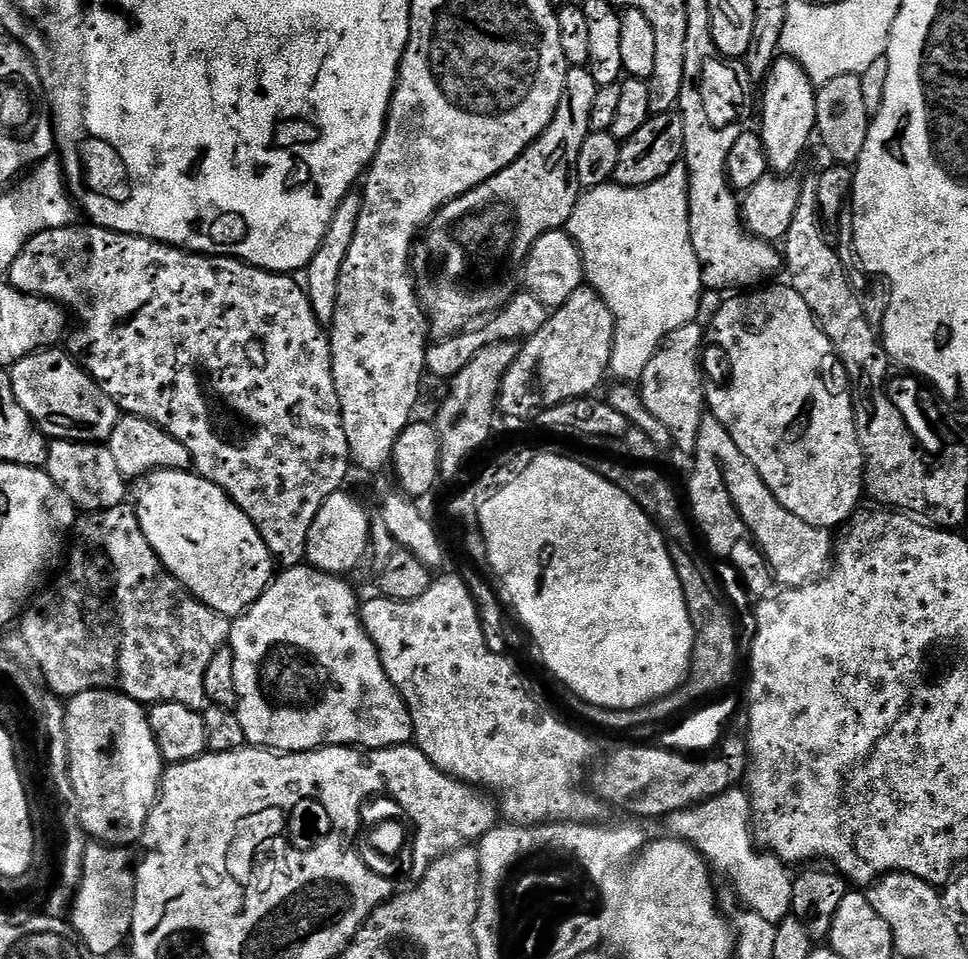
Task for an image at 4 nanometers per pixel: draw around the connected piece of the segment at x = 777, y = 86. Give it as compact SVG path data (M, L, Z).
M783 54L777 55L772 68L762 81L764 105L758 108L758 131L766 146L769 169L776 174L788 174L804 156L808 143L814 140L816 132L817 85L806 74L797 60Z

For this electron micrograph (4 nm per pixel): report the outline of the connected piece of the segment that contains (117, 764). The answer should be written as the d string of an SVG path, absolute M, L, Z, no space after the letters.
M92 688L88 692L83 692L71 697L67 701L64 709L64 729L68 739L68 775L72 778L72 788L76 791L78 802L81 804L81 824L93 841L111 844L113 846L132 846L132 843L143 841L144 827L150 818L152 808L156 805L157 798L160 797L160 781L164 779L164 769L166 761L160 753L160 747L156 741L154 730L148 721L148 712L145 705L140 704L134 698L124 695L123 692L115 690L105 690L102 688Z

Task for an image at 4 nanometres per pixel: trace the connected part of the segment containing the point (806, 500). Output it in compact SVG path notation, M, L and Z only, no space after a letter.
M764 286L759 290L744 290L739 294L729 295L725 299L728 301L713 314L710 340L711 343L713 340L728 355L728 360L732 363L732 381L725 388L709 387L706 392L706 404L711 415L716 416L718 422L722 422L722 426L726 426L730 438L734 438L734 446L738 446L738 450L742 450L742 454L746 454L746 458L750 458L754 470L758 470L758 474L762 474L762 482L766 482L770 494L774 494L774 498L778 498L782 507L790 510L790 514L794 514L812 528L836 530L847 524L849 518L858 511L861 507L860 495L863 497L866 492L864 487L864 455L860 449L860 443L856 441L856 410L852 406L852 393L843 383L841 383L842 385L836 384L831 388L832 371L835 368L837 371L838 357L836 351L832 349L830 338L826 338L826 334L820 329L820 324L814 318L810 306L806 306L806 298L802 298L802 294L798 294L798 290L794 290L791 286L772 287L776 286Z

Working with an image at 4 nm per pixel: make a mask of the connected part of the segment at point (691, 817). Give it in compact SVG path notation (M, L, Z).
M743 787L729 788L701 804L674 812L667 817L666 824L669 837L692 845L705 860L714 862L717 873L720 871L732 879L735 895L745 909L756 911L774 925L792 915L793 873L788 873L791 872L789 865L783 864L777 856L758 847L754 839L752 797Z

